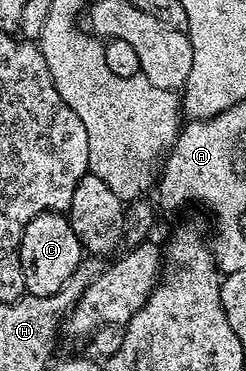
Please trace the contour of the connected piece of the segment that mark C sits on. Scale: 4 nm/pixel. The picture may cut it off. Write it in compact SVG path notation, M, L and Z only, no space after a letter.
M43 213L30 219L30 223L26 223L26 231L22 231L18 252L29 297L45 297L62 291L62 287L66 287L66 279L74 275L85 256L78 243L78 235L74 235L74 227L70 227L67 216L62 213Z

